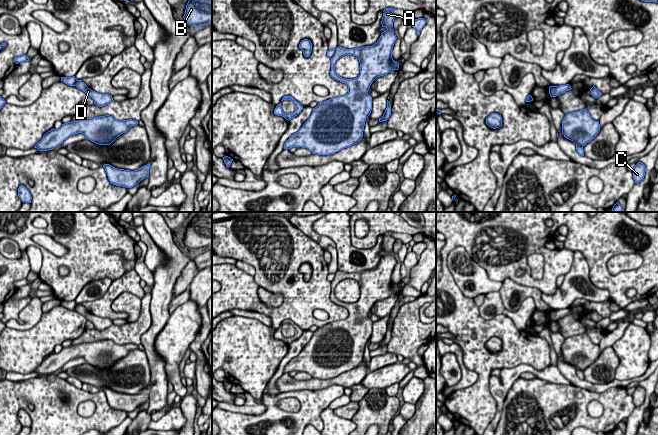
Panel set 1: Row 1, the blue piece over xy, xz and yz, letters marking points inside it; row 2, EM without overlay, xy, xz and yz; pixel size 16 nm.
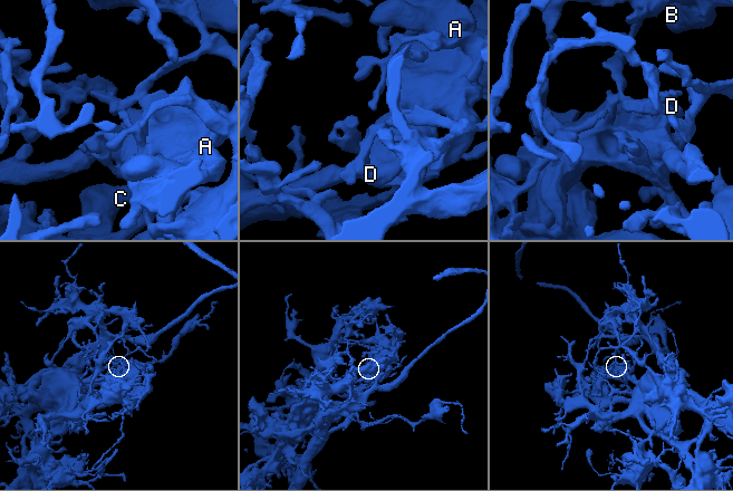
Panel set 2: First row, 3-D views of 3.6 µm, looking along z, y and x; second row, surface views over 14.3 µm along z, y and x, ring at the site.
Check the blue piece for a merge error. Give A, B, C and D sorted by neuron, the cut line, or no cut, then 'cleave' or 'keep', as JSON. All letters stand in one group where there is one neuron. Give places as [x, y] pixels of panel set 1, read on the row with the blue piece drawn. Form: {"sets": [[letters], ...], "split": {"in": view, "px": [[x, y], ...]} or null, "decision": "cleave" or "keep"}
{"sets": [["A", "B", "D"], ["C"]], "split": {"in": "xz", "px": [[288, 139], [308, 139], [311, 147]]}, "decision": "cleave"}

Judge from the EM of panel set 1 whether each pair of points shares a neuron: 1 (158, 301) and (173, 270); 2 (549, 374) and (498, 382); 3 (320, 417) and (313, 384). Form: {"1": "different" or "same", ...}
{"1": "same", "2": "same", "3": "different"}

